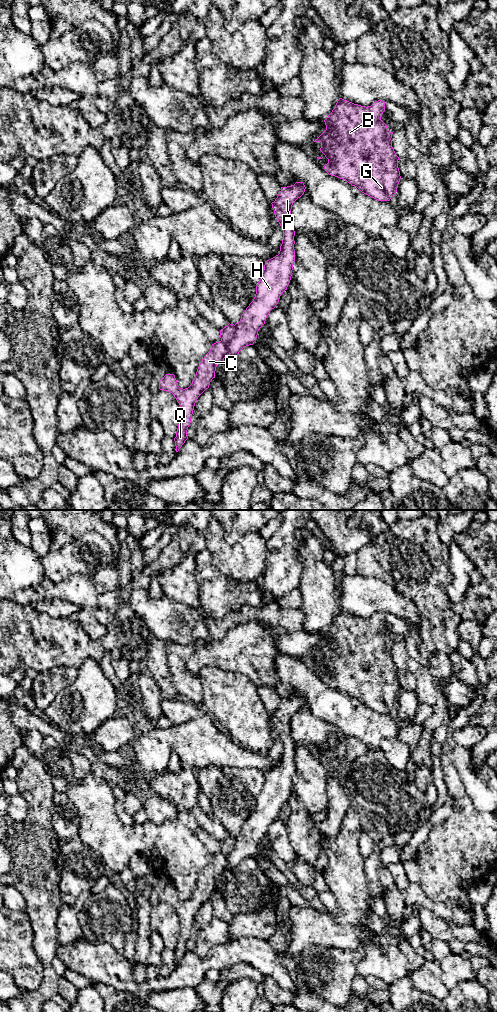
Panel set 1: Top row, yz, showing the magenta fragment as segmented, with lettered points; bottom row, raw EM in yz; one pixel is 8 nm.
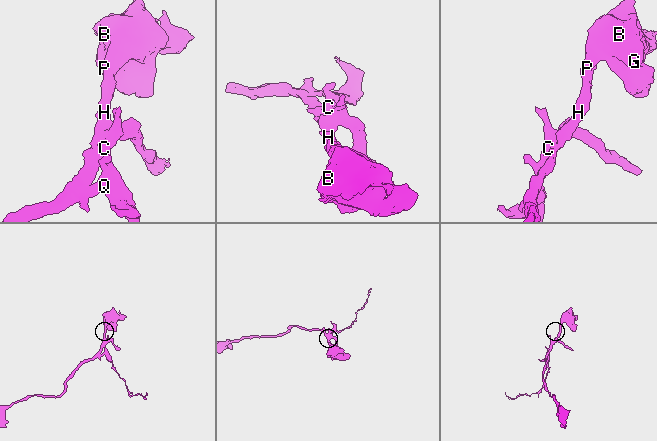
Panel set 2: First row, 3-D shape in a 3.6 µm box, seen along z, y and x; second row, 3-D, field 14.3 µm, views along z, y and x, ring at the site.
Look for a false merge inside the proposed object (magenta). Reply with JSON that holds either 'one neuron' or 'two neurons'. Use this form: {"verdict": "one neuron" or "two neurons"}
{"verdict": "two neurons"}

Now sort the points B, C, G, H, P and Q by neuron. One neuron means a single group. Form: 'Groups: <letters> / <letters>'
Groups: B G H P / C Q

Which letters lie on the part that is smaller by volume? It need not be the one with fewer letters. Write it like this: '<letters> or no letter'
C, Q

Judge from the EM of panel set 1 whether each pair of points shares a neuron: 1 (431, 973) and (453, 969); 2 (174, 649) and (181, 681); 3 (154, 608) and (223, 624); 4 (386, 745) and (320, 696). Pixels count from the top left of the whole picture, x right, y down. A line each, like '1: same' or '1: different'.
1: different
2: same
3: different
4: different

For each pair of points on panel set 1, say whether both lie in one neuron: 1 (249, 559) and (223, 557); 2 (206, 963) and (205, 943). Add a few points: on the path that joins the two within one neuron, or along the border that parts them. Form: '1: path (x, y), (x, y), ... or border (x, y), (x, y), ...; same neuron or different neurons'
1: path (243, 559), (229, 559); same neuron
2: border (226, 943), (215, 944), (204, 957), (192, 951); different neurons

